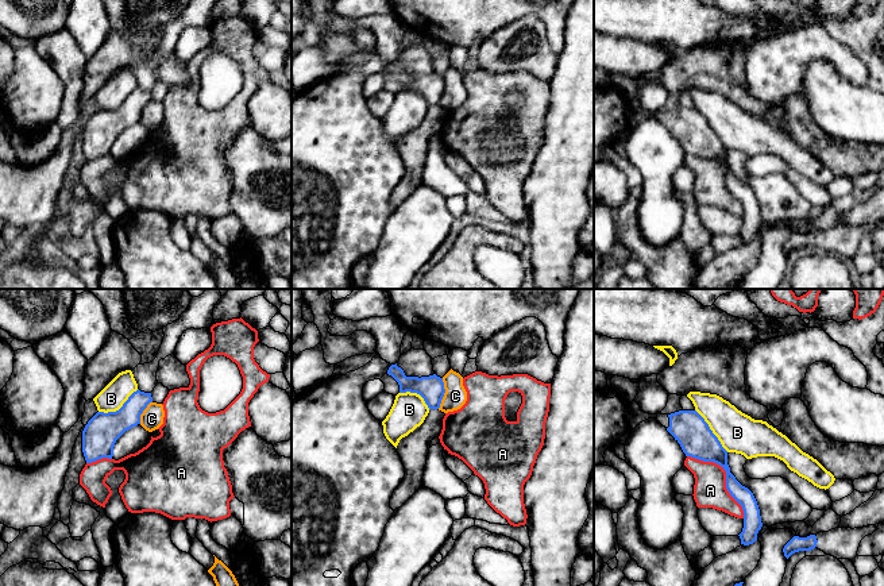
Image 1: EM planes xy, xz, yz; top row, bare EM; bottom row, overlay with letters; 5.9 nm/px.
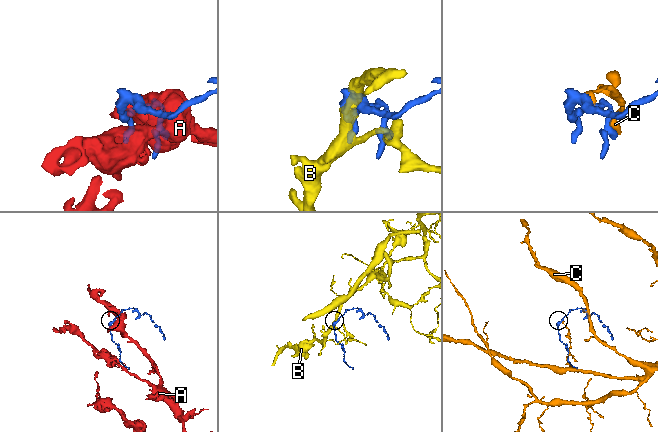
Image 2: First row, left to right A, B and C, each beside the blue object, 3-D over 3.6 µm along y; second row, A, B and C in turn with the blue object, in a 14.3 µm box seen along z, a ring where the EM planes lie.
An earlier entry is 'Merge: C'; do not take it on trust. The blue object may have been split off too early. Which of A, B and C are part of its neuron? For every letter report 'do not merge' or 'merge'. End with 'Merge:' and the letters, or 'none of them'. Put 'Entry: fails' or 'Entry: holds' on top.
Entry: fails
A: do not merge
B: do not merge
C: do not merge
Merge: none of them

